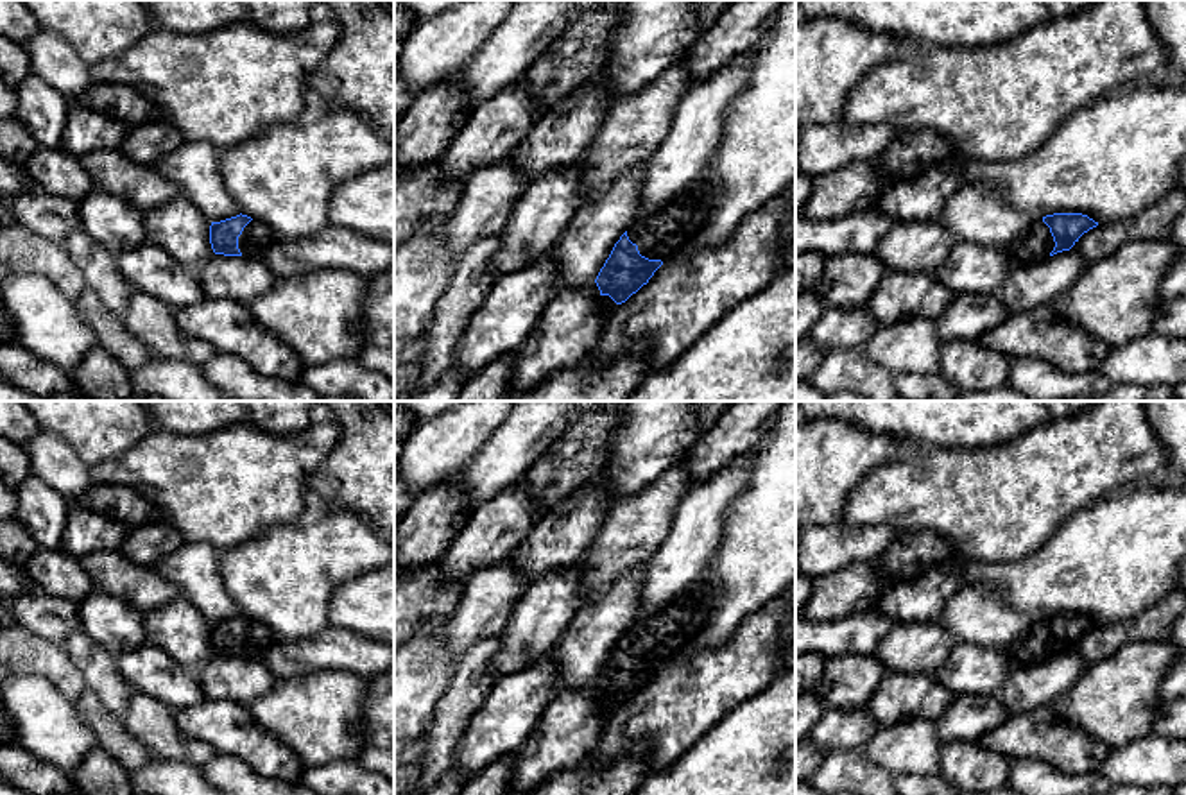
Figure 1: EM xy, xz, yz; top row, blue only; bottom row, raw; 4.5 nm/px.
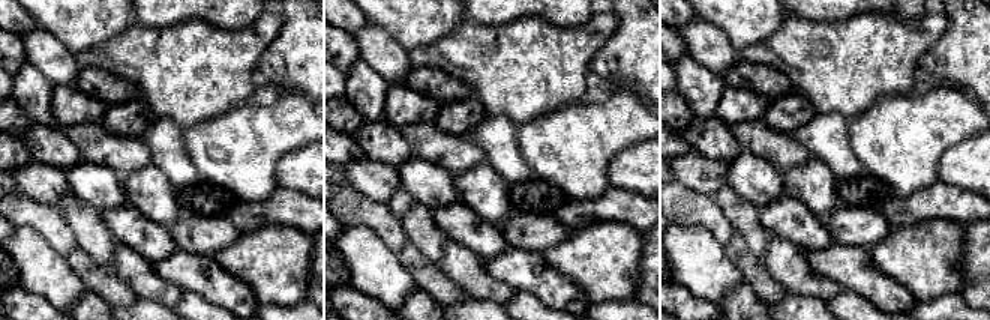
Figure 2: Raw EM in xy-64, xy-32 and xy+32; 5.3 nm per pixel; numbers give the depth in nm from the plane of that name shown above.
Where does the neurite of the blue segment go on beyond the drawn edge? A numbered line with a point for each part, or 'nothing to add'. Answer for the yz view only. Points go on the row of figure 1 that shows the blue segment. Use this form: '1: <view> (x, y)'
1: yz (1036, 242)

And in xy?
1: xy (255, 239)

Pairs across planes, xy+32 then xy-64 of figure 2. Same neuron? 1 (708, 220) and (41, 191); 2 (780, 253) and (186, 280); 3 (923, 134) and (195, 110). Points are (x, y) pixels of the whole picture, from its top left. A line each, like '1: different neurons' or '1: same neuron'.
1: different neurons
2: different neurons
3: different neurons

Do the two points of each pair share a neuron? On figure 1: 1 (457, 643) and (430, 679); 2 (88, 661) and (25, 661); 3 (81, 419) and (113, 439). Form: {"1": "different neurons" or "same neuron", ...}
{"1": "different neurons", "2": "different neurons", "3": "same neuron"}

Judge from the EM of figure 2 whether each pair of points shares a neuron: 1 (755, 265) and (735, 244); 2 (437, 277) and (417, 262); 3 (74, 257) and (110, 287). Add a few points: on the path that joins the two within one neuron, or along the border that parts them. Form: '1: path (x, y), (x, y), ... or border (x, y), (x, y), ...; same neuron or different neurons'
1: path (749, 260), (738, 250); same neuron
2: path (432, 277), (422, 266); same neuron
3: path (83, 265), (101, 280); same neuron

